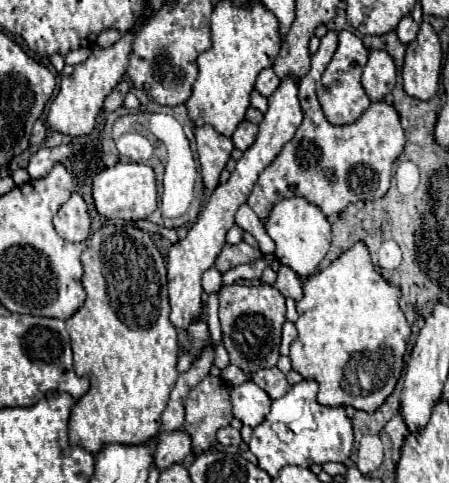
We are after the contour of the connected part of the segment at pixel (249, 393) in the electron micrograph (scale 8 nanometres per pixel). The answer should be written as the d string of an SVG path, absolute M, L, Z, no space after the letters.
M246 381L238 387L232 387L230 397L232 397L234 417L250 427L260 425L272 405L270 397L254 381Z

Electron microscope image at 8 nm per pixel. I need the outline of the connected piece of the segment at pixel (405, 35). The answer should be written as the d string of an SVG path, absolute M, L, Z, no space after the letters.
M410 15L404 17L404 19L398 23L398 27L396 27L396 35L398 35L398 39L402 41L402 45L408 45L410 41L414 41L414 39L416 39L416 33L418 33L418 25L412 21Z

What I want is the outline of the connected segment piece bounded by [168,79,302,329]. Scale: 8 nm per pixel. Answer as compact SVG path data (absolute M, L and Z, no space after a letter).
M284 79L282 85L272 93L272 97L268 97L268 111L260 123L260 133L254 145L246 149L244 155L238 159L230 179L212 191L202 211L202 217L196 221L196 225L188 231L184 239L180 239L180 243L172 245L168 253L168 293L170 293L170 307L172 307L170 321L176 329L188 329L188 321L204 313L202 273L214 265L216 255L226 243L224 237L228 229L234 225L234 213L242 203L248 201L258 175L276 159L282 147L294 137L300 123L302 123L302 111L298 103L298 85L292 79Z

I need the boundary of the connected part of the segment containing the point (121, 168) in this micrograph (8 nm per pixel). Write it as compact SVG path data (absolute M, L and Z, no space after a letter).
M116 163L114 167L108 167L94 177L92 197L96 211L104 219L122 219L122 221L148 219L156 211L158 203L154 171L144 163Z

